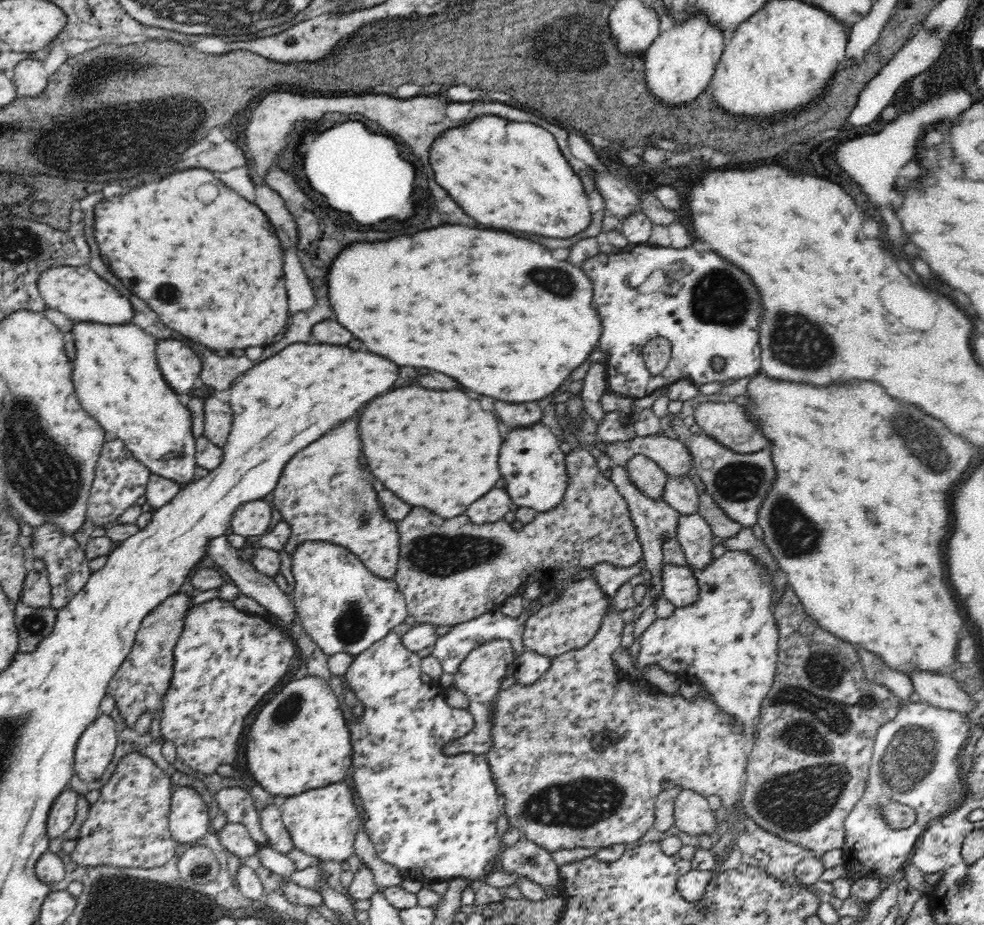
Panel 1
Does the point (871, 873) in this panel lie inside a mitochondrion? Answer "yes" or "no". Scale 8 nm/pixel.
no

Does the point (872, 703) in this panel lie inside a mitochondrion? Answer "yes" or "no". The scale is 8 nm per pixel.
yes

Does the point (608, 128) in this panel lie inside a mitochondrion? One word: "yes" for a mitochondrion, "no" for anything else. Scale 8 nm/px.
yes

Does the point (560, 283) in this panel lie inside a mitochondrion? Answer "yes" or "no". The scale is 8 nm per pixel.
yes

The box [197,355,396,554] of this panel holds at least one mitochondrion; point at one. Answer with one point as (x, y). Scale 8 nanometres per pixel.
(363, 516)

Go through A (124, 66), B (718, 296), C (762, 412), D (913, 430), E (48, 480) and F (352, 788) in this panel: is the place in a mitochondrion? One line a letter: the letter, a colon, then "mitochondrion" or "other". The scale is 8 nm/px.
A: mitochondrion
B: mitochondrion
C: other
D: mitochondrion
E: mitochondrion
F: other

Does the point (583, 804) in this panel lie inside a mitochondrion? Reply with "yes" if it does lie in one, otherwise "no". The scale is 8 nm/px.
yes

